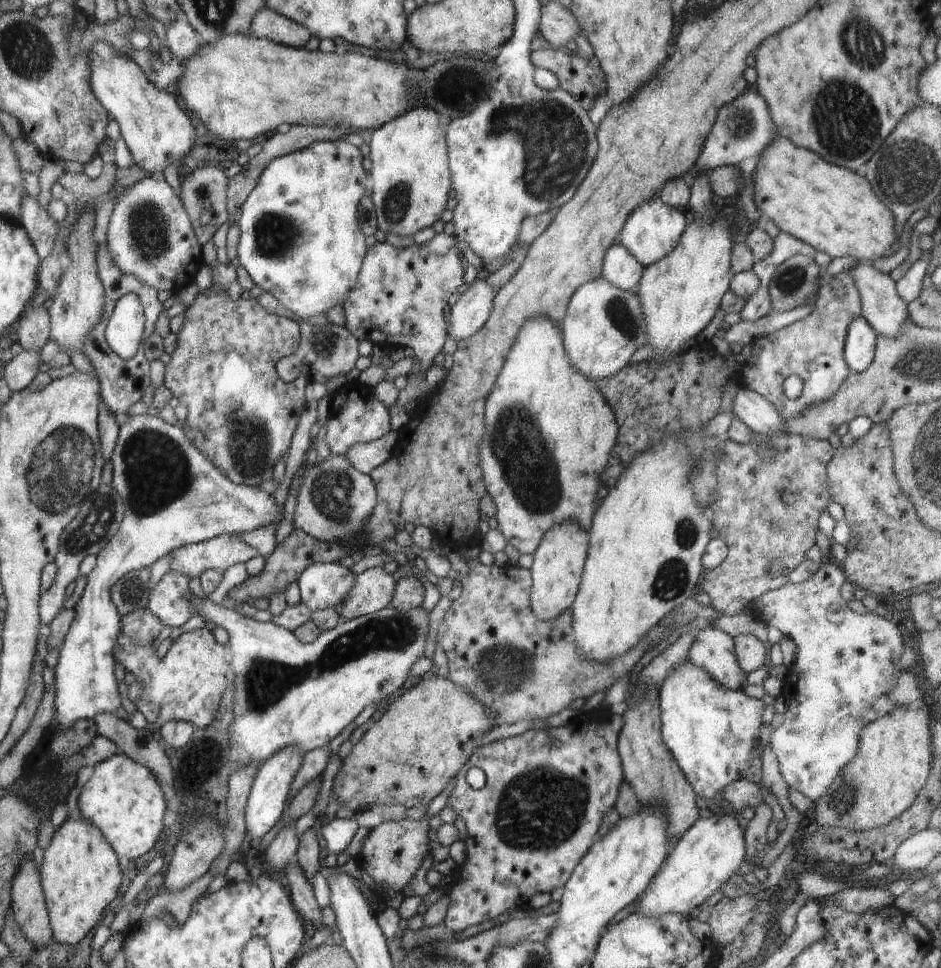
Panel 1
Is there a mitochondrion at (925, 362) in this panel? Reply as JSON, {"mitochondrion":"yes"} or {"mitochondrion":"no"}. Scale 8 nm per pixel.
{"mitochondrion":"yes"}

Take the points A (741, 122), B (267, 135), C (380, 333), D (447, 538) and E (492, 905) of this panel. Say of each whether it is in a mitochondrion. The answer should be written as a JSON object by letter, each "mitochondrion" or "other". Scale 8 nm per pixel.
{"A":"mitochondrion","B":"other","C":"other","D":"other","E":"other"}

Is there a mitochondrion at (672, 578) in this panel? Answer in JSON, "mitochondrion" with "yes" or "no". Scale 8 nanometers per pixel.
{"mitochondrion":"yes"}

